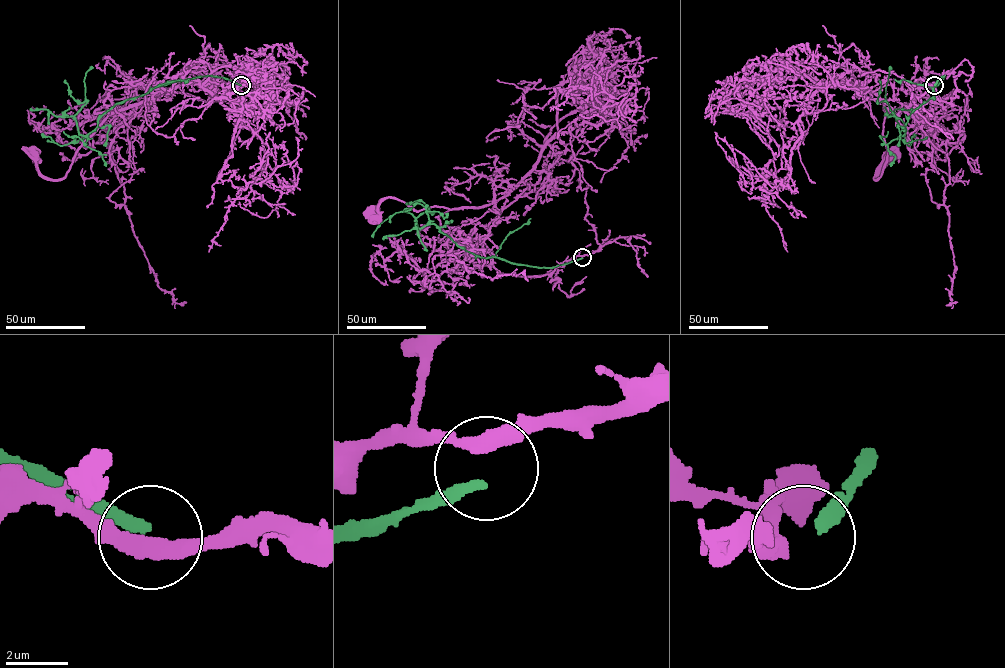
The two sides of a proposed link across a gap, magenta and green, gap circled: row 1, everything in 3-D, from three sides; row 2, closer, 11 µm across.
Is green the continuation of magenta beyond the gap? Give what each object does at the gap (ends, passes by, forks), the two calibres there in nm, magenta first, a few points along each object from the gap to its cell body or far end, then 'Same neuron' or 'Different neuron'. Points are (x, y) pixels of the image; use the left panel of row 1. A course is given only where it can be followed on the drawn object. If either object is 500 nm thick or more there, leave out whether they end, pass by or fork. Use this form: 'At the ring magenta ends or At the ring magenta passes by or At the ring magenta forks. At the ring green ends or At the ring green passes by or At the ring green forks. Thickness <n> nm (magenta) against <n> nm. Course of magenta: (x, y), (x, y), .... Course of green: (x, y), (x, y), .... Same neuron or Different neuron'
At the ring magenta passes by. At the ring green ends. Thickness 480 nm (magenta) against 320 nm. Course of magenta: (241, 86), (224, 100), (170, 92), (125, 115), (97, 108), (108, 116), (58, 179), (40, 173), (33, 152). Course of green: (241, 85), (211, 76), (168, 83), (117, 103), (82, 135), (74, 116), (86, 101), (71, 96), (65, 80). Different neuron

